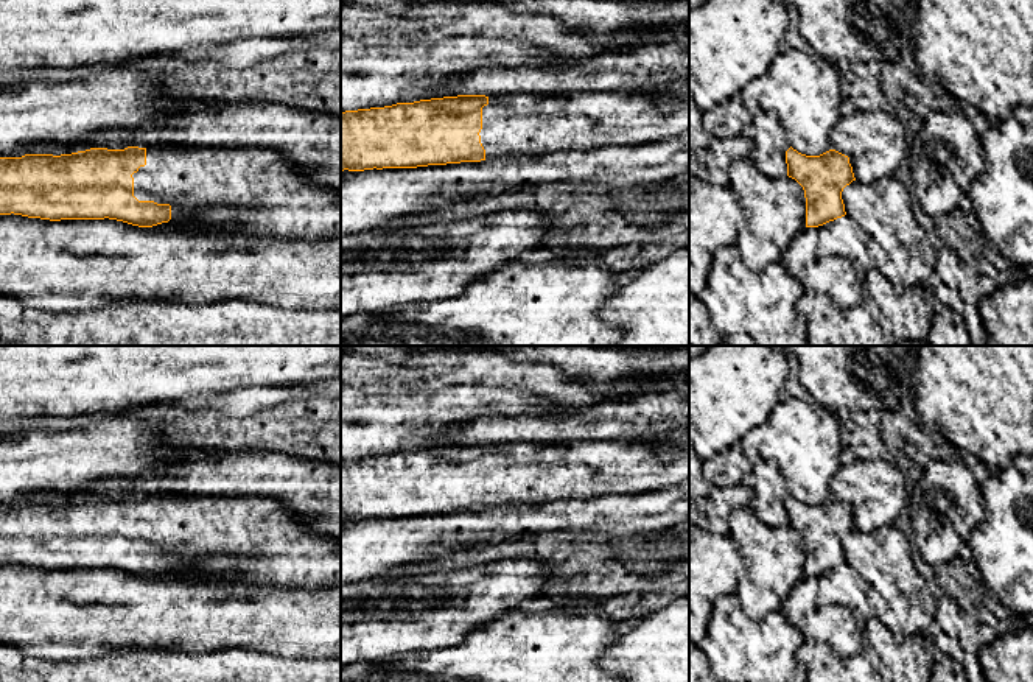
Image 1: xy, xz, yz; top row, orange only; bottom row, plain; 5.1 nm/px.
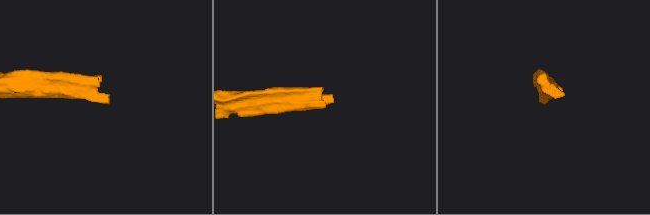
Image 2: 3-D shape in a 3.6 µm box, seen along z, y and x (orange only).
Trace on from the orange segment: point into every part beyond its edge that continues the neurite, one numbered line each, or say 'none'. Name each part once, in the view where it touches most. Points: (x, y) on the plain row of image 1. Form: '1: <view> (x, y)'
1: xy (260, 539)

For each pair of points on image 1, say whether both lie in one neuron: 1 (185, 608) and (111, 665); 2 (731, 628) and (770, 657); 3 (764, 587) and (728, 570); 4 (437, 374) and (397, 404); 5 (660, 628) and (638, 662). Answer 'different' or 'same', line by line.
1: different
2: same
3: different
4: different
5: same

